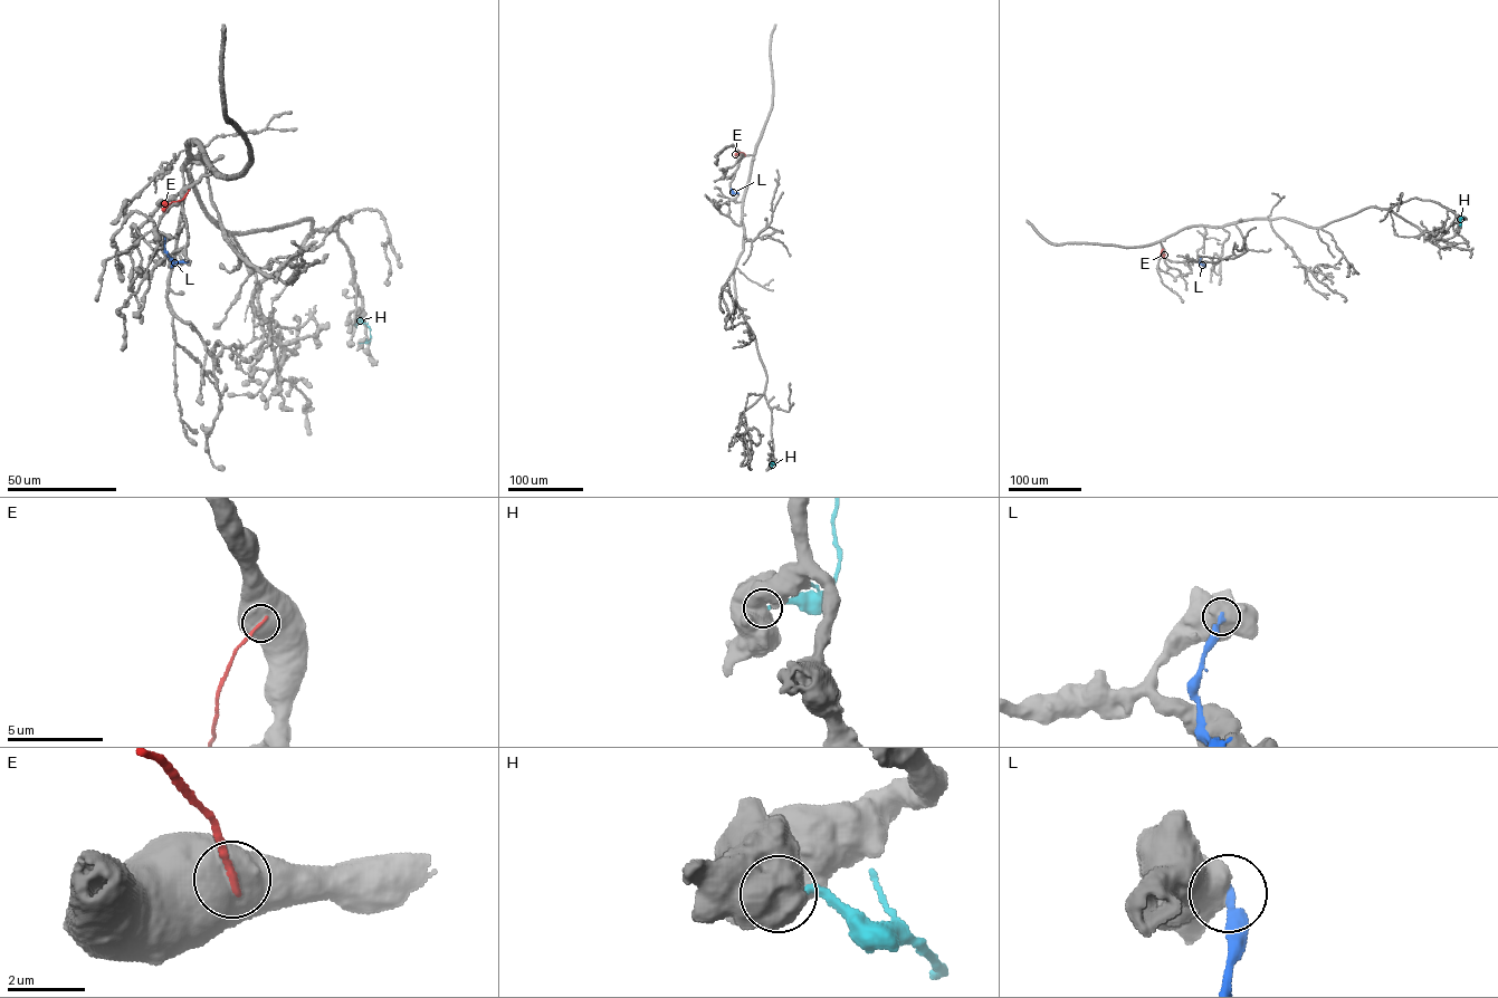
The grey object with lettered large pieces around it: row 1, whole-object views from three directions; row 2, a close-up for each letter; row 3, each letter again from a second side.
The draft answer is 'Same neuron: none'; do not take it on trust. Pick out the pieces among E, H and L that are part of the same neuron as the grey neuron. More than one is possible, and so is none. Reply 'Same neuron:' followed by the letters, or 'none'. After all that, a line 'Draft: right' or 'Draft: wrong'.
Same neuron: none
Draft: right

